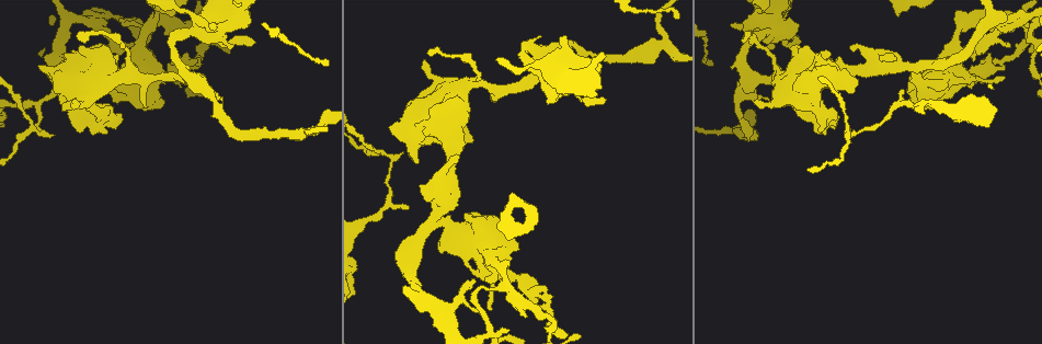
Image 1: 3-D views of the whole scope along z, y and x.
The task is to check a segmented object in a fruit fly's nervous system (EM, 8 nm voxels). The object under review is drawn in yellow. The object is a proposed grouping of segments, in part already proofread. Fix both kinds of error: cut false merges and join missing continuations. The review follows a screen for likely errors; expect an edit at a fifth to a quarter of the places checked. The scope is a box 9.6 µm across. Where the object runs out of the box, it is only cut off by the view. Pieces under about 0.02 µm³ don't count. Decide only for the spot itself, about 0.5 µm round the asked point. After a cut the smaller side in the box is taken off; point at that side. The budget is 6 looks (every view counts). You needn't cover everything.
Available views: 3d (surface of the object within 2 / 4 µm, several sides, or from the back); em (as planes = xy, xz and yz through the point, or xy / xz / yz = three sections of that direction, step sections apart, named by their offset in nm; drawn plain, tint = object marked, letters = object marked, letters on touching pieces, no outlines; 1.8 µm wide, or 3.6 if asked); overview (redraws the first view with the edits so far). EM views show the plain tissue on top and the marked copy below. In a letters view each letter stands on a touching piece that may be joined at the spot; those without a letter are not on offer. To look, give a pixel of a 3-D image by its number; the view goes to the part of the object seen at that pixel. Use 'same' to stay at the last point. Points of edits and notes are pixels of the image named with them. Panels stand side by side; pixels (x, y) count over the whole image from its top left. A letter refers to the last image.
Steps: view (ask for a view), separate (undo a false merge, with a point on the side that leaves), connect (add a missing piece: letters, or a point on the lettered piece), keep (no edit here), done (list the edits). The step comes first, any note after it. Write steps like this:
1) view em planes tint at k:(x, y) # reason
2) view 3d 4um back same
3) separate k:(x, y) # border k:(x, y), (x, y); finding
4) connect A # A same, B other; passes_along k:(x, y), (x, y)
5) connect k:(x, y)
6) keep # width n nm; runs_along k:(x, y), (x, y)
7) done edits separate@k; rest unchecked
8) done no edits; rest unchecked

view 3d 2um at 1:(145, 105) # tapers out

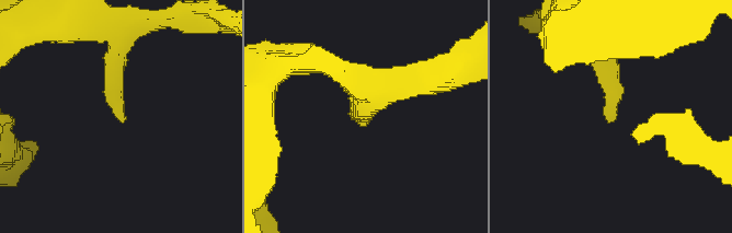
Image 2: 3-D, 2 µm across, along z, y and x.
view em 3.6um xz step 16 letters at 2:(123, 122) # now the EM

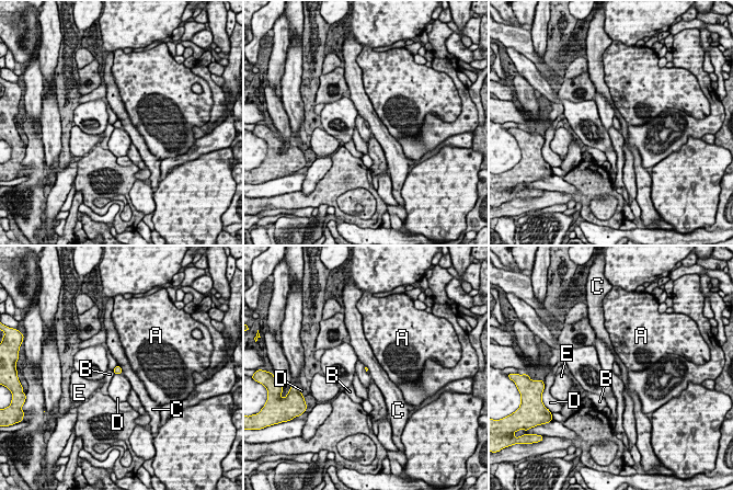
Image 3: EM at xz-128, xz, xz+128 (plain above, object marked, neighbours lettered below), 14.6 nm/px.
keep # A other, B other, C other, D other, E other; border 3:(114, 373), (122, 374); no lettered piece goes on from it

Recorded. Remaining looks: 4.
view em 3.6um planes letters at 1:(769, 26) # four or more arms meet

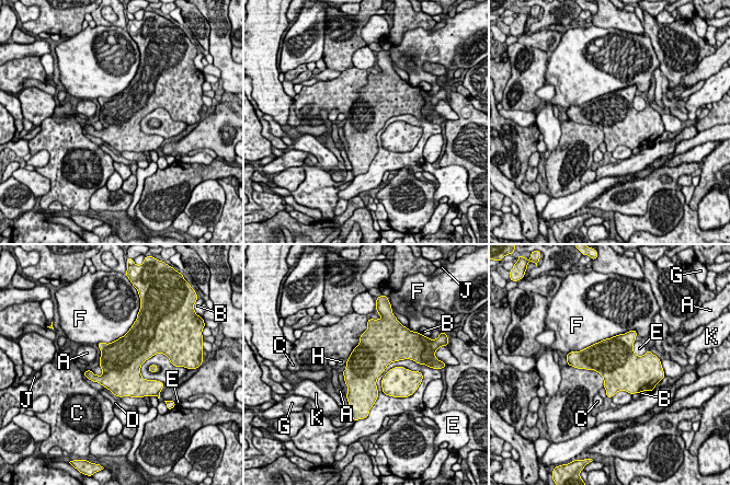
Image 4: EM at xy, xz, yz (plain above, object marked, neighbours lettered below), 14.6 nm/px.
keep # longest_contact F 800 nm; A other, B other, C other, D other, E other, F other, G other, H other, J other, K other; border 4:(89, 369), (97, 374), (103, 373); one neuron here

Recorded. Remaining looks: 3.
view 3d 2um at 1:(521, 204) # free end

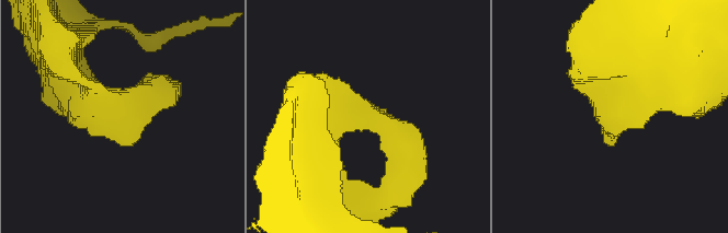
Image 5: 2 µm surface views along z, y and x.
view em xy step 4 letters at 5:(614, 143) # need the tissue

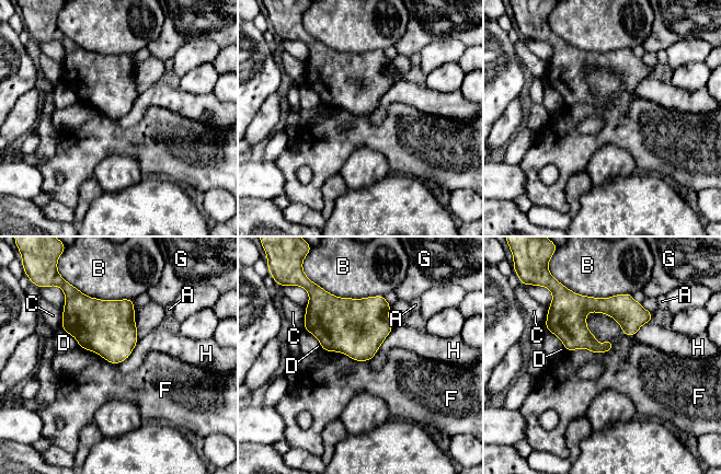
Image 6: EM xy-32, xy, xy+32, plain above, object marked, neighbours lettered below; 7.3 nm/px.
keep # longest_contact F 500 nm; A other, B other, C other, D other, F other, G other, H other; runs_along 6:(649, 315), (582, 305), (550, 326); no lettered piece goes on from it

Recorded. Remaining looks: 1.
done no edits; rest unchecked

